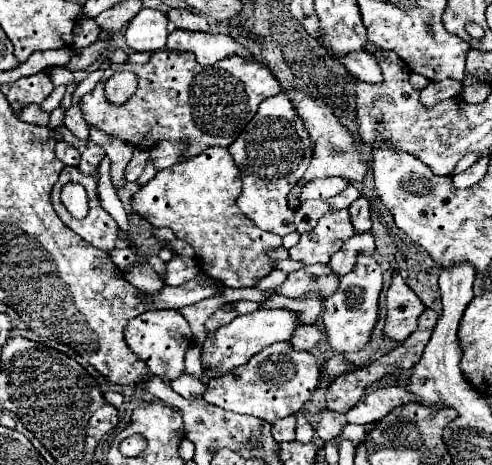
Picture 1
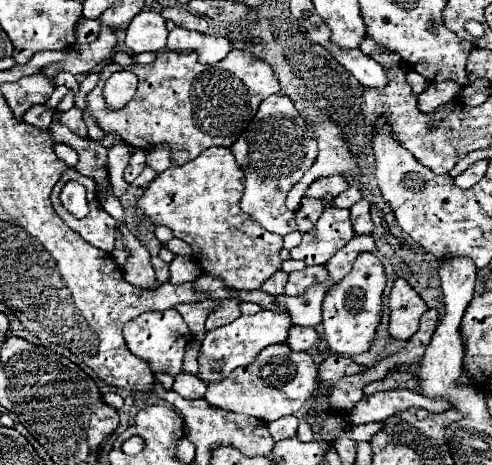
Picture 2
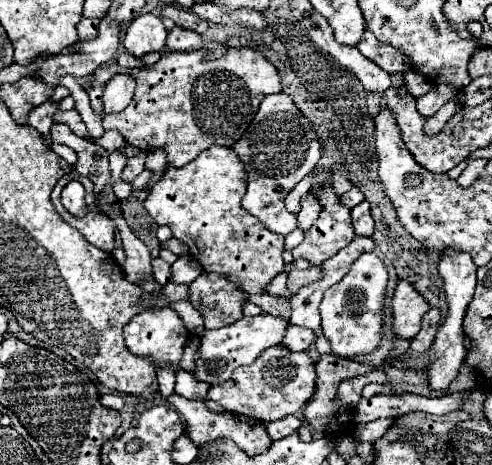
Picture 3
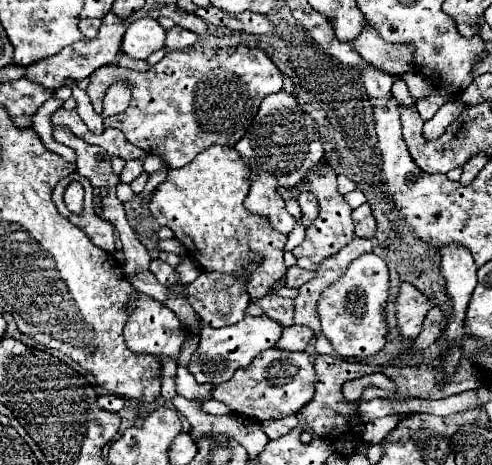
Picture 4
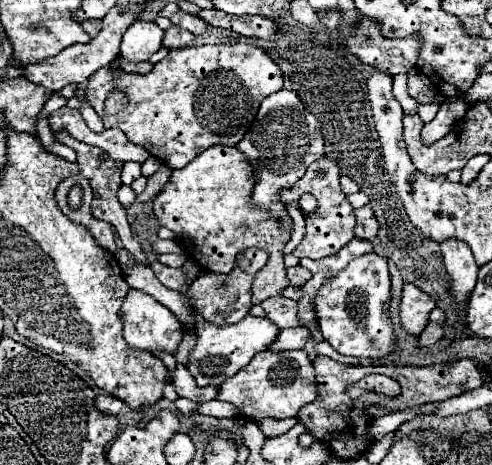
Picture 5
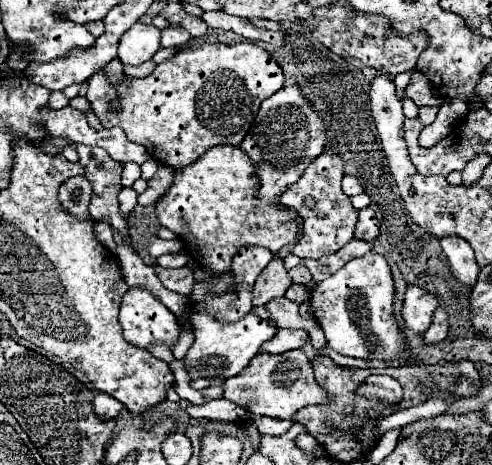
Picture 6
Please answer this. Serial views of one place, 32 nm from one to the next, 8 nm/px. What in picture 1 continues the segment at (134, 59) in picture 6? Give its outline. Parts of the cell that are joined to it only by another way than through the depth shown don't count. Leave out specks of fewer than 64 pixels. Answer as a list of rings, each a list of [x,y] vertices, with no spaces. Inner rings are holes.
[[[142,8],[126,28],[126,44],[136,52],[156,52],[166,46],[168,16],[156,8]]]

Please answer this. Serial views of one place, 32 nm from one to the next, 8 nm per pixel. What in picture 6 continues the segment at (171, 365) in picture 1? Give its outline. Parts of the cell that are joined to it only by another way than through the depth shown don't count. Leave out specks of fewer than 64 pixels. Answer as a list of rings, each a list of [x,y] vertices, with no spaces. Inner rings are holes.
[[[130,288],[124,294],[124,302],[120,306],[120,324],[124,338],[136,348],[150,348],[152,344],[166,344],[168,348],[172,348],[180,336],[180,324],[176,316],[142,288]]]

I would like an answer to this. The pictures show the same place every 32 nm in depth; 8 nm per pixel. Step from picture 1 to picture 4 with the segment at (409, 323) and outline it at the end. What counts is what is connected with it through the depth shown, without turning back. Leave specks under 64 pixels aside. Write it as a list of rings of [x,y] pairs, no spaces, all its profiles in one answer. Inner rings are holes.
[[[402,282],[394,306],[396,306],[396,320],[400,334],[406,338],[416,338],[420,334],[424,316],[432,308],[432,302],[412,284]]]

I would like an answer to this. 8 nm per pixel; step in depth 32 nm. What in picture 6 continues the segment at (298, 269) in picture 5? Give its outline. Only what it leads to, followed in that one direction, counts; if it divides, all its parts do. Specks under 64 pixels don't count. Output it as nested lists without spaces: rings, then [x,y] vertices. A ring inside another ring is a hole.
[[[296,266],[288,270],[288,276],[292,278],[292,284],[308,284],[312,280],[312,274],[308,272],[306,266]]]

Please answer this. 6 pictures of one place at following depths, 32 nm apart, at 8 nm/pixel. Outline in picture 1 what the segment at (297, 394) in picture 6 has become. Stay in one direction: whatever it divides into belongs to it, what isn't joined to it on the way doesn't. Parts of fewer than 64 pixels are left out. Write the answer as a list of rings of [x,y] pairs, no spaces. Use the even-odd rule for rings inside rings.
[[[280,342],[264,348],[242,366],[232,368],[228,374],[208,380],[204,400],[232,410],[236,414],[250,414],[268,422],[282,420],[302,410],[302,406],[314,396],[320,382],[320,366],[310,352],[298,352],[290,342]]]

